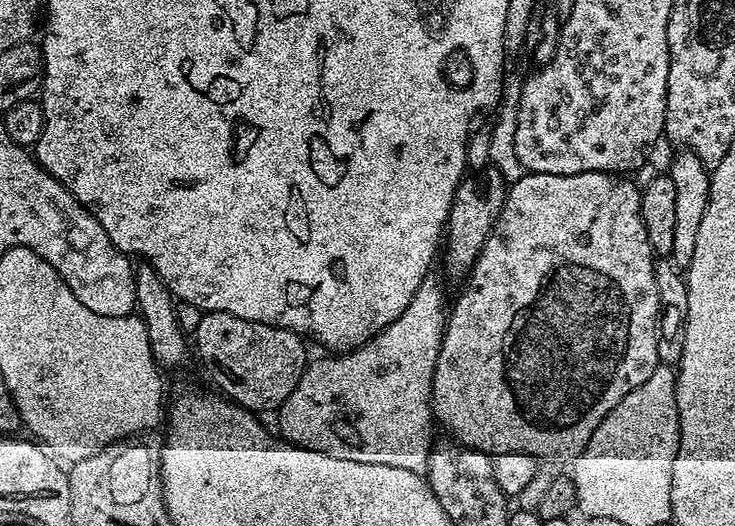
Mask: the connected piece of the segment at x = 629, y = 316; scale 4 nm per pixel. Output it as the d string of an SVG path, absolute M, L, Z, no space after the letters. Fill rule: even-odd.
M529 172L520 179L511 181L492 236L484 243L476 265L466 277L464 293L447 313L444 340L436 359L436 372L432 375L432 410L435 423L452 432L451 439L455 443L487 452L493 457L517 452L537 458L557 456L560 460L568 460L567 462L575 461L586 450L602 418L606 418L610 410L614 410L614 406L618 406L618 402L622 402L622 398L630 394L630 390L642 386L642 382L646 382L646 378L650 378L650 374L654 374L656 367L662 363L656 337L660 326L656 260L650 238L646 234L646 226L642 222L641 189L635 188L628 180L631 179L610 172L583 172L573 176Z

